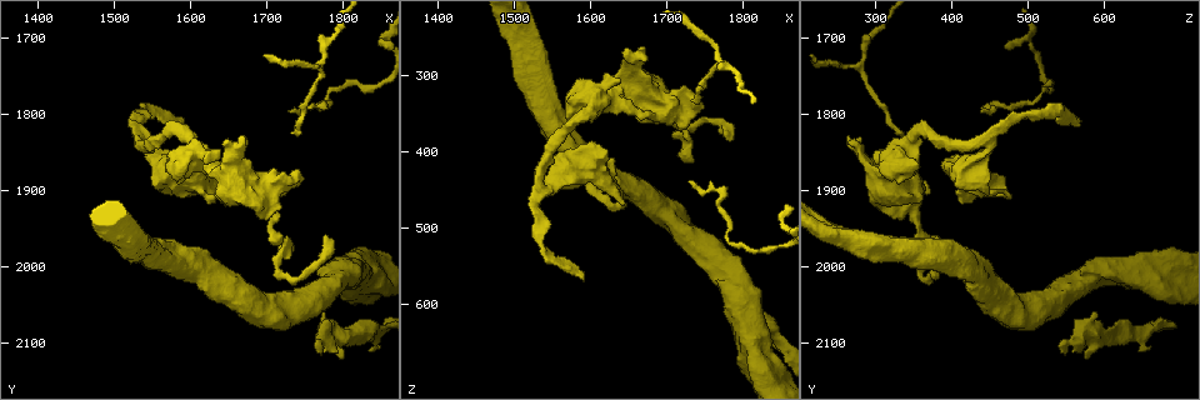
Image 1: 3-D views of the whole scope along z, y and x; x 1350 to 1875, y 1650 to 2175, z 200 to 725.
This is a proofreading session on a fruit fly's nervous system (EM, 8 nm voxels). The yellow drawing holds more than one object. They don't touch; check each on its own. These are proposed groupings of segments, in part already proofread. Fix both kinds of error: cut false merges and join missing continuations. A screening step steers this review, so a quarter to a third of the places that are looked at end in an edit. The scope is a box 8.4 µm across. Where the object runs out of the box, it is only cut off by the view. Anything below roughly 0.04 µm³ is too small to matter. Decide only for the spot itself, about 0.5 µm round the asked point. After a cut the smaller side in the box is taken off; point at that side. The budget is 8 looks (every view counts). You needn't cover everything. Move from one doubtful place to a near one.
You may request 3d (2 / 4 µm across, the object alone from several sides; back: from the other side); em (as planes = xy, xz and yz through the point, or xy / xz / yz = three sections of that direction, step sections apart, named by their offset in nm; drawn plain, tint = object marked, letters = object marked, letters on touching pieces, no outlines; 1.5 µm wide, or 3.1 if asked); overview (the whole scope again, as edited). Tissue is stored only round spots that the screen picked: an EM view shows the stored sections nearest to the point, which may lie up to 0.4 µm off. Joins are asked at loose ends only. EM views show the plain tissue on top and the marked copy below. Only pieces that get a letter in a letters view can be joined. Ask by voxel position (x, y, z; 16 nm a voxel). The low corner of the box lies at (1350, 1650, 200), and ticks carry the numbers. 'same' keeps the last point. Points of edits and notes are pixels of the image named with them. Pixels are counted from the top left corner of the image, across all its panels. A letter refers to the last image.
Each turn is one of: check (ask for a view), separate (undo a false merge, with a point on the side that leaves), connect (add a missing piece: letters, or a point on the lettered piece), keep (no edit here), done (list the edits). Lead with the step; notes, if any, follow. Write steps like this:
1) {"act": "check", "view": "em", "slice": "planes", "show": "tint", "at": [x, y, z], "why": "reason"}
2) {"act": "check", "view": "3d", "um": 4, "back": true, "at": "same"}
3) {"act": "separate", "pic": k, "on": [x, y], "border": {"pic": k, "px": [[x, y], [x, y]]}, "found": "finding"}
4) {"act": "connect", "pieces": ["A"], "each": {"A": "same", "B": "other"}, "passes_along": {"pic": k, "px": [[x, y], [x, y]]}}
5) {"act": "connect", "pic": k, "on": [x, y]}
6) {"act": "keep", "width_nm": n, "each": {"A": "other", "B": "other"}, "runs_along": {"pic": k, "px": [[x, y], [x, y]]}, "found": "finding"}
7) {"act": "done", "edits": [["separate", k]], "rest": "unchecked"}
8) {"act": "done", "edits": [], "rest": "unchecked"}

{"act": "check", "view": "em", "slice": "planes", "show": "letters", "at": [1780, 1960, 385], "why": "free end"}

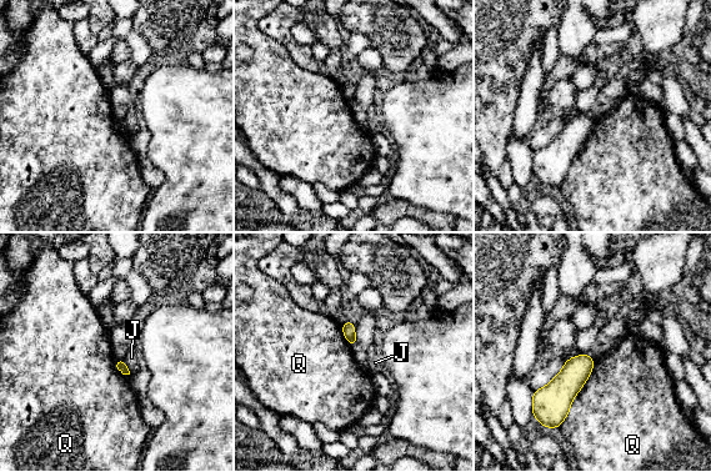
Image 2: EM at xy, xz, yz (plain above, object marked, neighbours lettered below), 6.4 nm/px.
{"act": "keep", "longest_contact_nm": ["Q", 500], "each": {"J": "other", "Q": "other"}, "border": {"pic": 2, "px": [[595, 360], [591, 373], [559, 427]]}, "found": "no lettered piece goes on from it"}

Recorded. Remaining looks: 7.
{"act": "check", "view": "3d", "um": 4, "at": [1790, 2115, 565], "why": "an open end"}

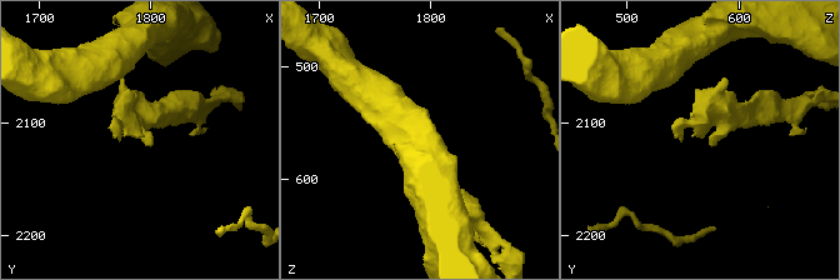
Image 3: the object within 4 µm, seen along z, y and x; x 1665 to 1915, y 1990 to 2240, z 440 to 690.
{"act": "check", "view": "em", "slice": "yz", "step": 8, "show": "letters", "at": [1788, 2114, 566], "why": "shape alone is not enough"}

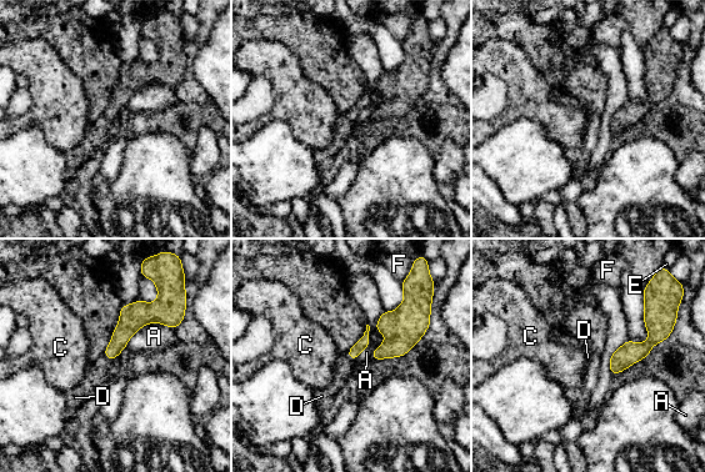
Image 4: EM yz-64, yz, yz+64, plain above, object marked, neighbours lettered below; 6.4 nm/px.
{"act": "check", "view": "em", "slice": "planes", "show": "letters", "at": "same"}

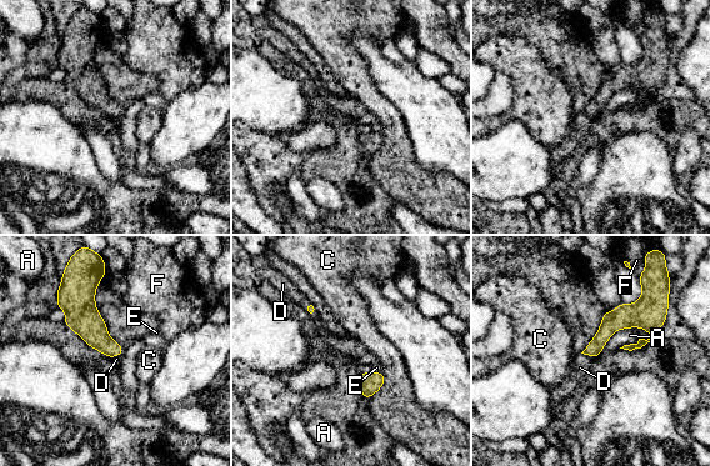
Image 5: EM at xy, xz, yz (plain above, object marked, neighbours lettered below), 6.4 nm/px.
{"act": "connect", "pieces": ["D"], "longest_contact_nm": ["A", 360], "each": {"A": "other", "C": "other", "D": "same", "E": "other", "F": "other"}, "found": "it goes on there"}

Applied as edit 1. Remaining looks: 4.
{"act": "check", "view": "3d", "um": 4, "at": [1530, 1835, 445], "why": "three arms meet"}

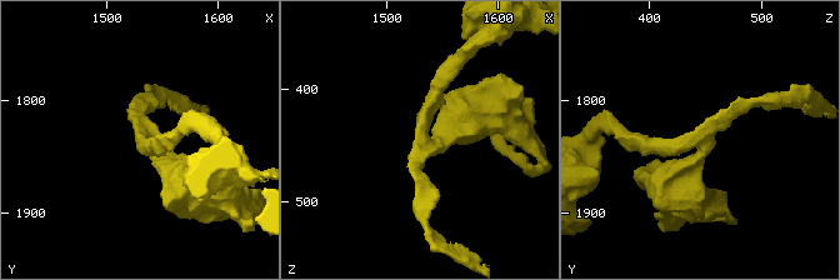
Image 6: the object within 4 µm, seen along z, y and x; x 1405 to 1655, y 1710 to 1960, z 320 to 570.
{"act": "check", "view": "em", "slice": "planes", "show": "tint", "at": [1532, 1836, 442], "arms": 3, "arm_widths_nm": [180, 220, 340], "why": "now the EM"}

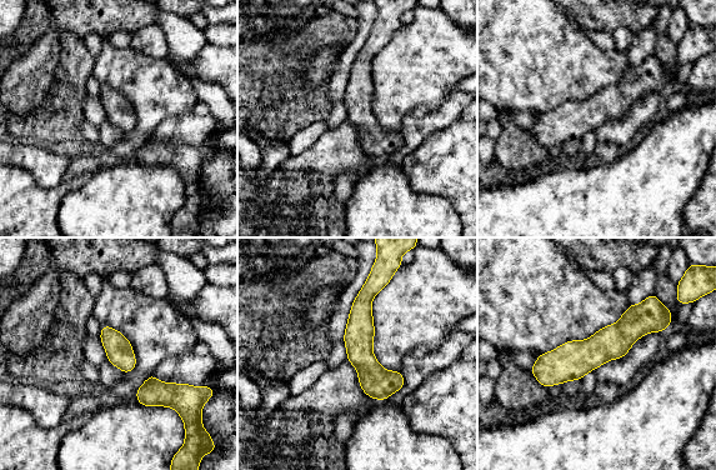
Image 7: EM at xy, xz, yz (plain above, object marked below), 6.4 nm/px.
{"act": "check", "view": "em", "slice": "planes", "show": "letters", "at": "same"}

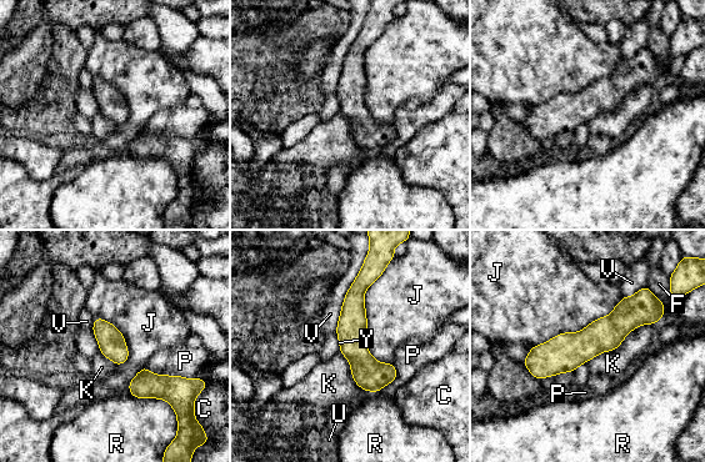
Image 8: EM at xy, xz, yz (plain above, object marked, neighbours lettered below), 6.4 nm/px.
{"act": "keep", "each": {"C": "other", "F": "other", "J": "other", "K": "other", "P": "other", "R": "other", "U": "other", "V": "other", "Y": "other"}, "runs_along": {"pic": 8, "px": [[654, 311], [528, 363]]}, "found": "all the same neuron"}

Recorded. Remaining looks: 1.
{"act": "done", "edits": [["connect", 5]], "rest": "unchecked"}

